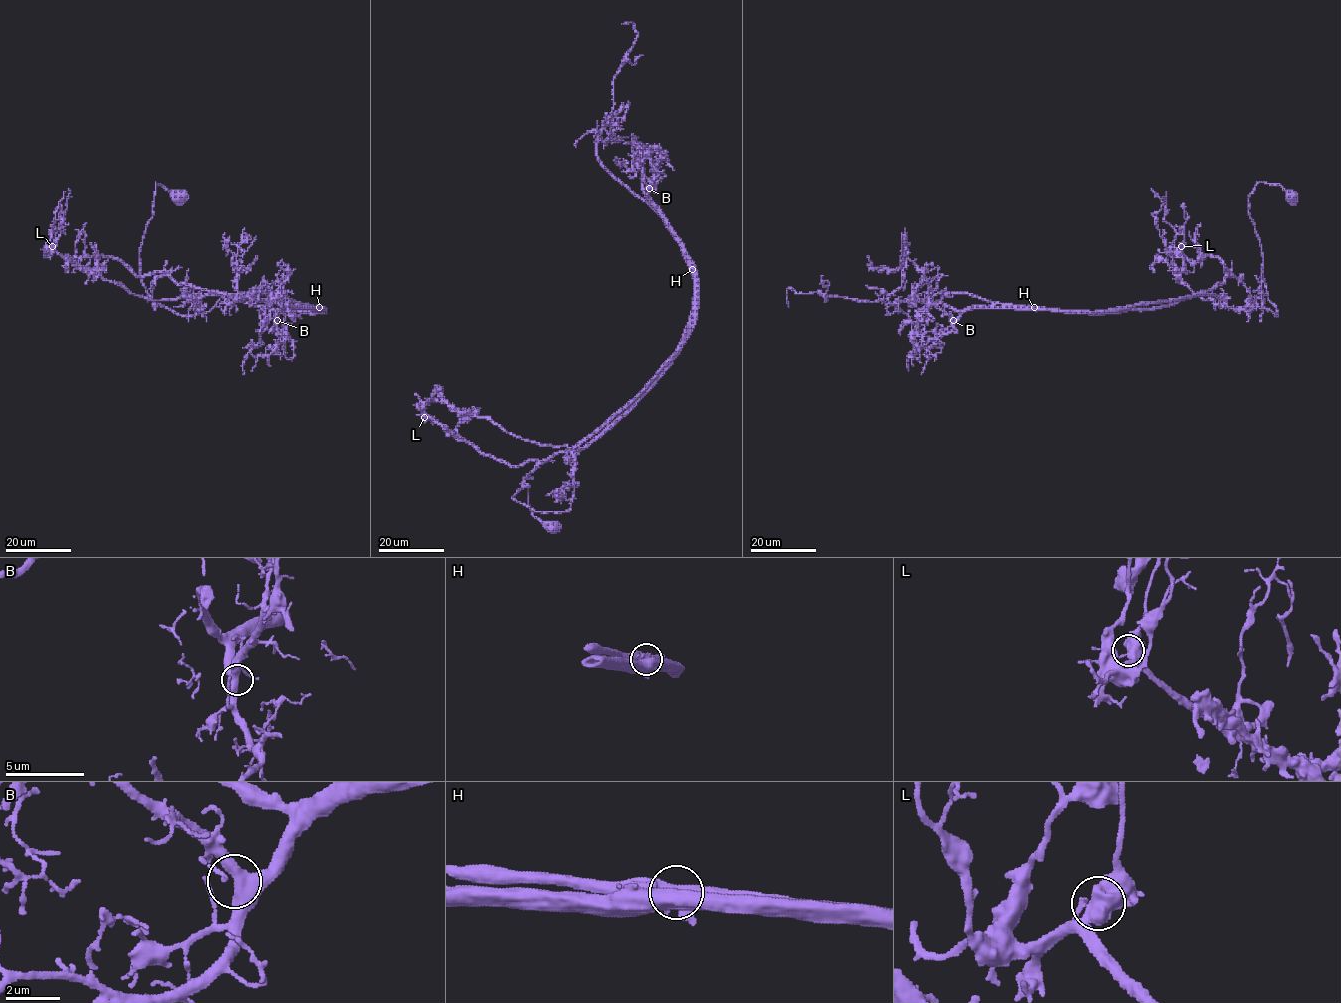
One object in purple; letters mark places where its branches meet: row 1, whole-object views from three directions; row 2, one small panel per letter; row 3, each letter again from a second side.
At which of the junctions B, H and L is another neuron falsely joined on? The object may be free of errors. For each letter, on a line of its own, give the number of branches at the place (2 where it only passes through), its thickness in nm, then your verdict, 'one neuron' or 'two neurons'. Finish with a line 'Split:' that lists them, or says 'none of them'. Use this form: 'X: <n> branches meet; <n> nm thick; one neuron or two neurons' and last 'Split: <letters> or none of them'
B: 3 branches meet; 440 nm thick; one neuron
H: 2 branches meet; 700 nm thick; two neurons
L: 3 branches meet; 550 nm thick; one neuron
Split: H

